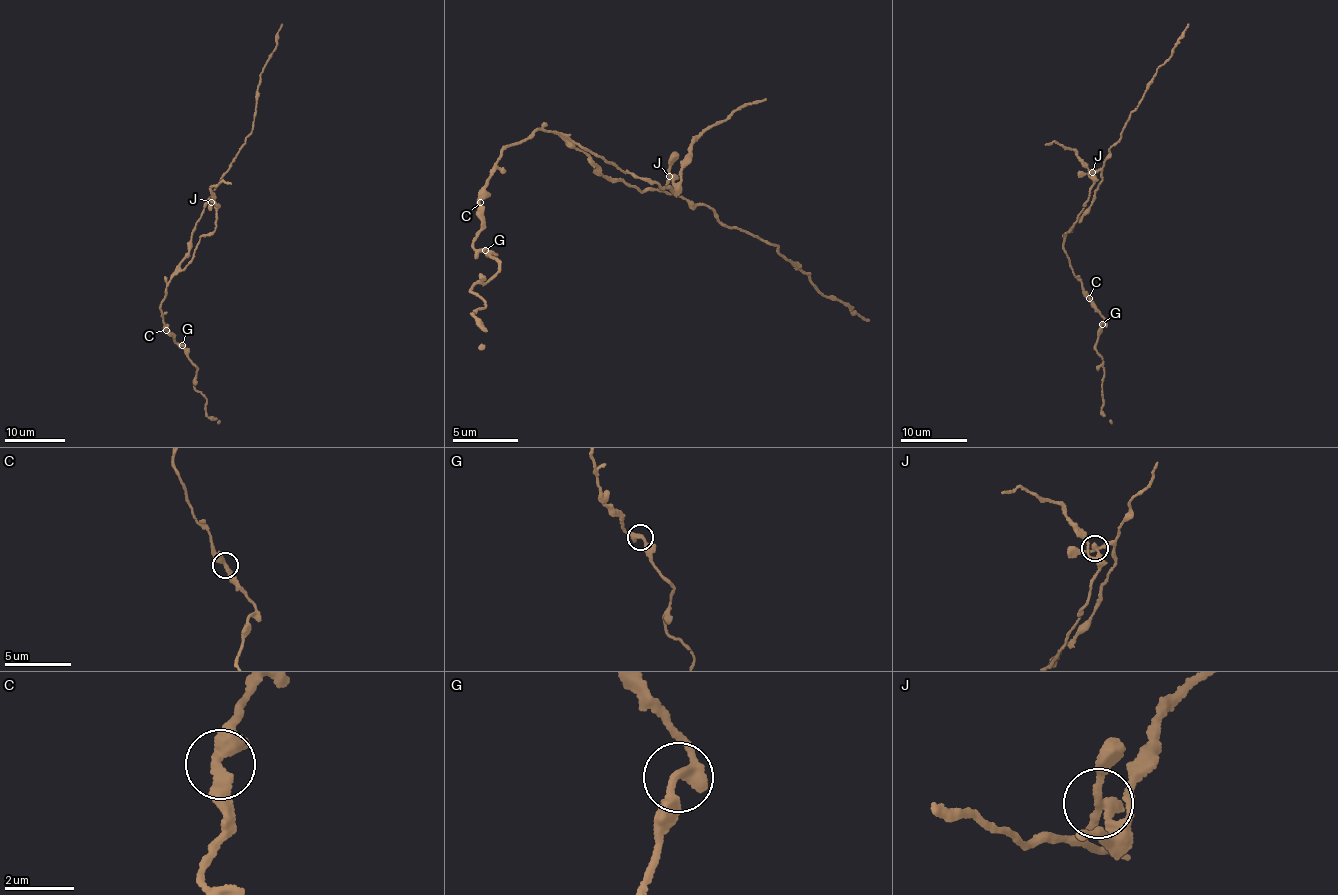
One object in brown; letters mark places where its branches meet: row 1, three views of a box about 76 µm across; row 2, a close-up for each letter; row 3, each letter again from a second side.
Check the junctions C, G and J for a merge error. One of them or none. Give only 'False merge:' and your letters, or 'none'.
False merge: J

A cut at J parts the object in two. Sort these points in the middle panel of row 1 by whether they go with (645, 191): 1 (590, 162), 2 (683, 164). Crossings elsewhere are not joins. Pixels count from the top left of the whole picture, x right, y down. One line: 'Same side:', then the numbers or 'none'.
Same side: 1

